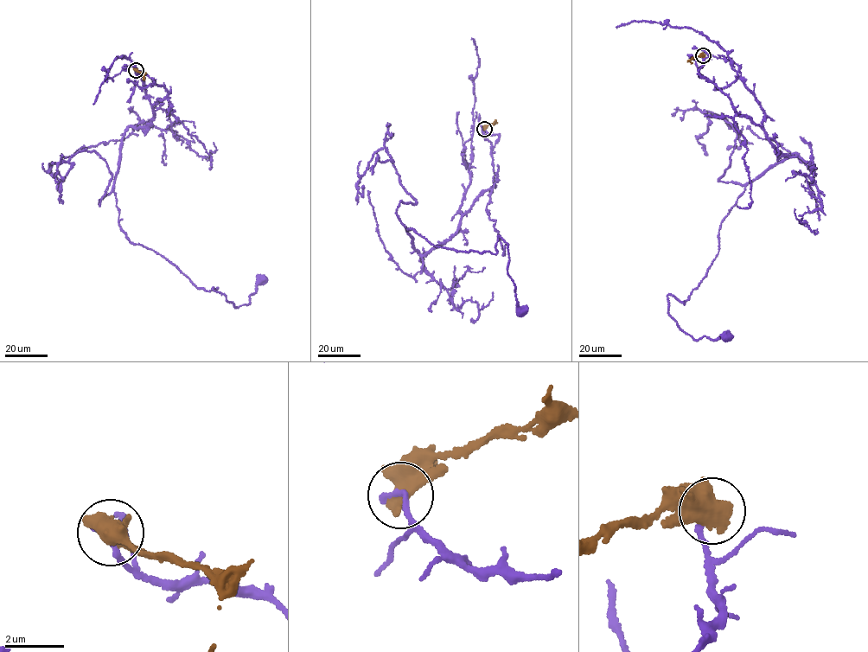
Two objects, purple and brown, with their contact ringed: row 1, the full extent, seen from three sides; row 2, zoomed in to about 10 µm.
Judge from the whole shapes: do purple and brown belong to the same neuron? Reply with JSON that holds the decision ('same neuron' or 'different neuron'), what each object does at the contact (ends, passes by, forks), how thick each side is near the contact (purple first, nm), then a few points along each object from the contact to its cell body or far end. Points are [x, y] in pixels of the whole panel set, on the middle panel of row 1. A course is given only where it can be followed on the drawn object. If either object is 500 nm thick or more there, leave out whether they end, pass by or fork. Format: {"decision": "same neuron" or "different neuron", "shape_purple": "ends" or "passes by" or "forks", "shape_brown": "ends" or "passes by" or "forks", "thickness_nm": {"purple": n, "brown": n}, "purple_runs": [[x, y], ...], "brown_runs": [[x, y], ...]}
{"decision": "different neuron", "thickness_nm": {"purple": 200, "brown": 750}, "purple_runs": [[484, 129], [499, 137], [493, 185], [424, 255], [405, 228], [467, 252], [494, 254], [499, 235], [519, 310]], "brown_runs": [[484, 129], [494, 121], [494, 124]]}

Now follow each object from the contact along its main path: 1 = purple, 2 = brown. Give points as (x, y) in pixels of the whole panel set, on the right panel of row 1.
1: (703, 55), (698, 73), (775, 150), (797, 155), (744, 187), (684, 304), (667, 294), (695, 340), (727, 335)
2: (703, 55), (692, 58), (691, 63)

